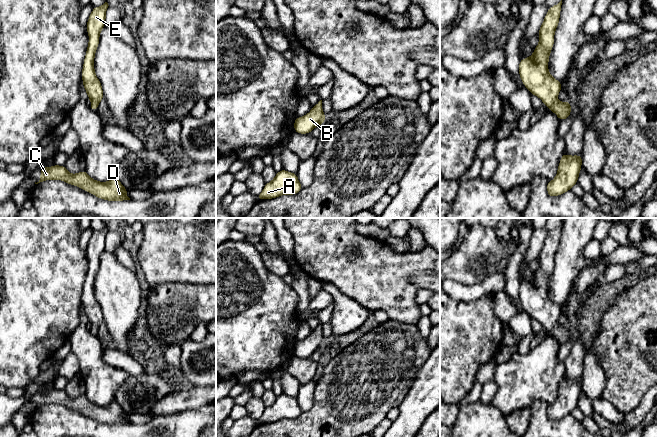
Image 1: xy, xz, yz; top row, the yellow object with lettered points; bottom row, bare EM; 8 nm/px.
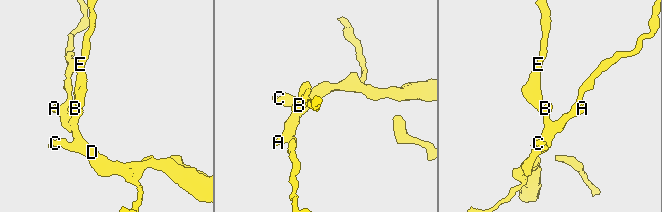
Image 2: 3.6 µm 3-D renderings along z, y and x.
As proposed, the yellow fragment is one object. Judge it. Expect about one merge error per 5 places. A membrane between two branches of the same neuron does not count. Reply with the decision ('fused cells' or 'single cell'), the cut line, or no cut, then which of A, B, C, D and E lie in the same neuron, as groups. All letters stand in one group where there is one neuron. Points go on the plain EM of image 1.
single cell; cut none; groups A B C D E

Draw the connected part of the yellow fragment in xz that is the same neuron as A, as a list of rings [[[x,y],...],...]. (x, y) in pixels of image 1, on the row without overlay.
[[[282,393],[277,396],[271,406],[265,408],[263,415],[257,420],[257,423],[273,423],[281,419],[295,419],[302,412],[296,397],[290,397]]]

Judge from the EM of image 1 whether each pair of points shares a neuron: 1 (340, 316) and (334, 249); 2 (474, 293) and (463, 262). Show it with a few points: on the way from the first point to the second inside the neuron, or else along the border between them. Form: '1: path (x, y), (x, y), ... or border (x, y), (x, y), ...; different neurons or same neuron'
1: border (324, 281), (331, 282), (356, 302); different neurons
2: border (492, 273), (472, 285), (463, 285), (450, 280); different neurons

